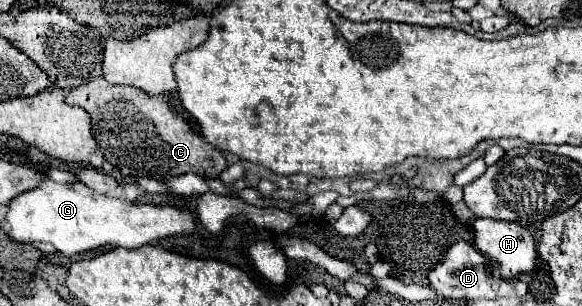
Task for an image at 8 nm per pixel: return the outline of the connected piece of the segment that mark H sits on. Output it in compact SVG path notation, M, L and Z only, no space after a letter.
M477 219L473 223L473 229L475 229L477 249L483 255L491 257L491 261L495 265L495 271L503 279L511 279L511 277L515 277L519 273L529 273L535 267L535 259L537 259L535 239L519 223L507 223L507 221L495 221L495 219Z

